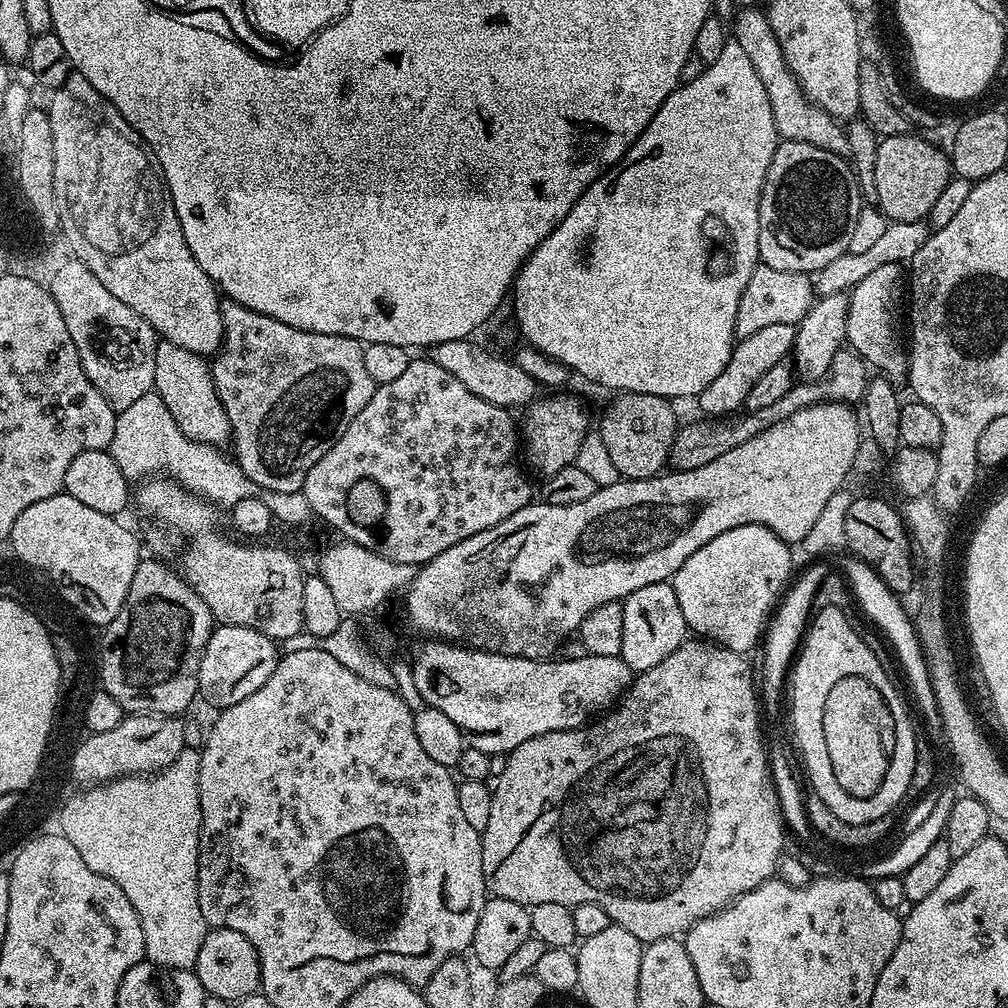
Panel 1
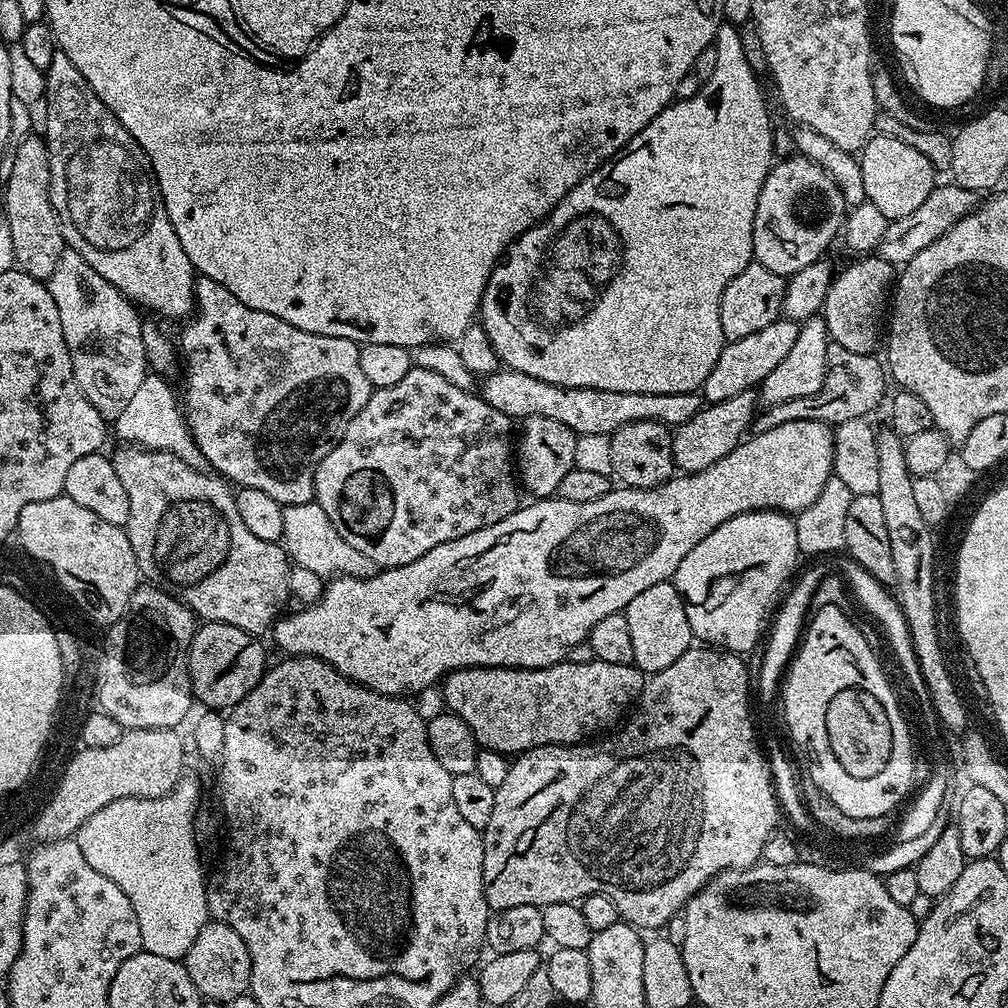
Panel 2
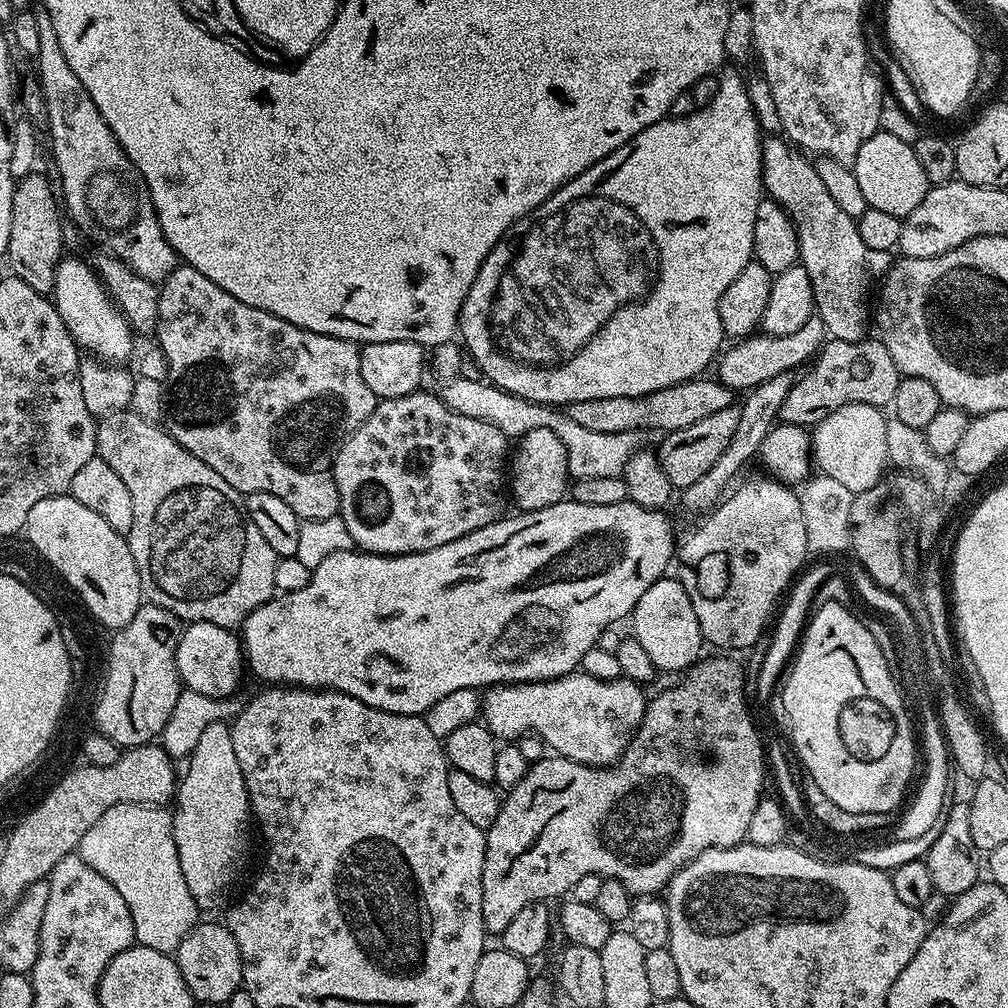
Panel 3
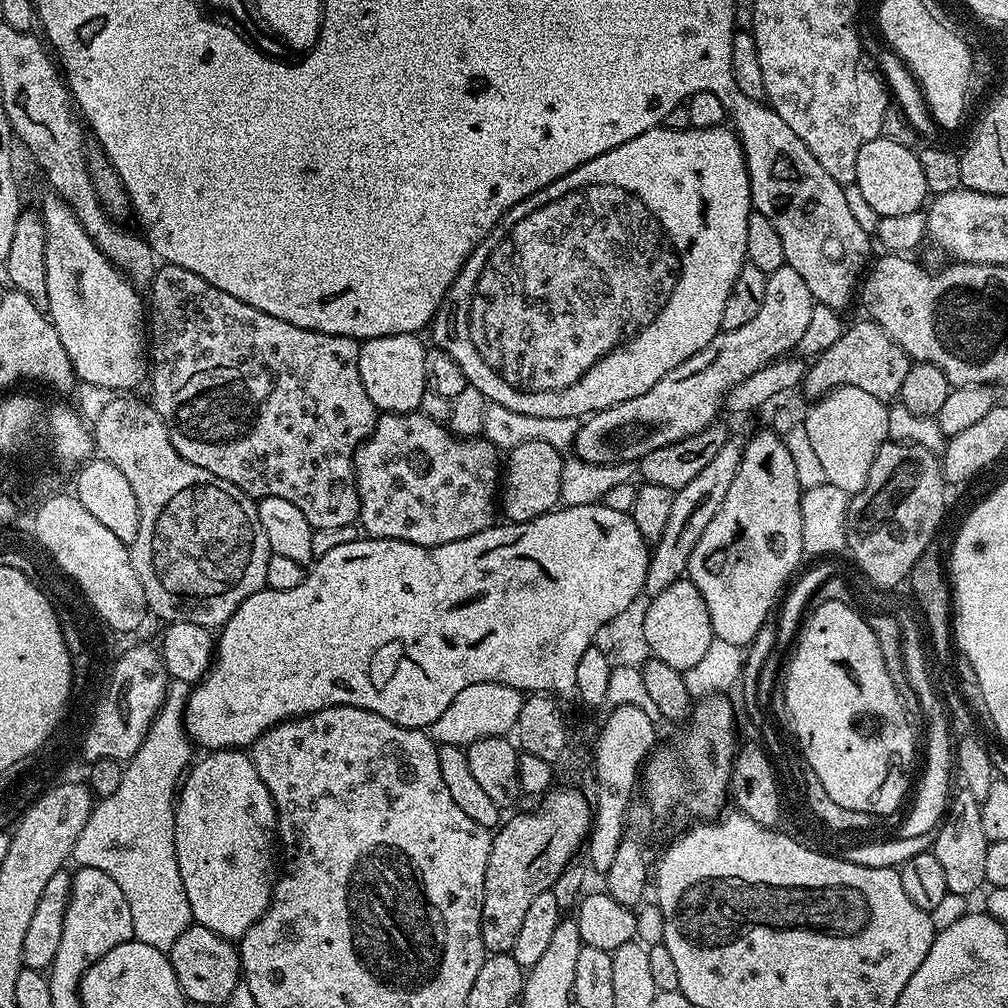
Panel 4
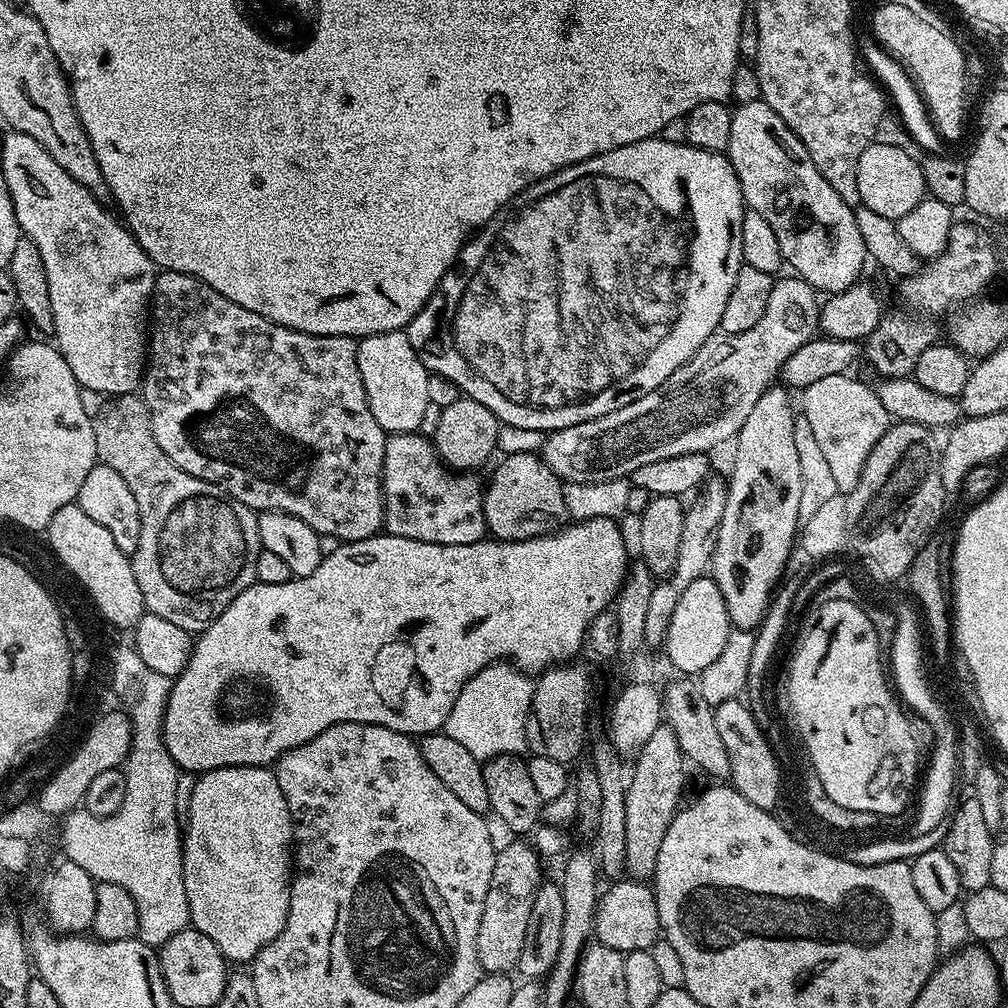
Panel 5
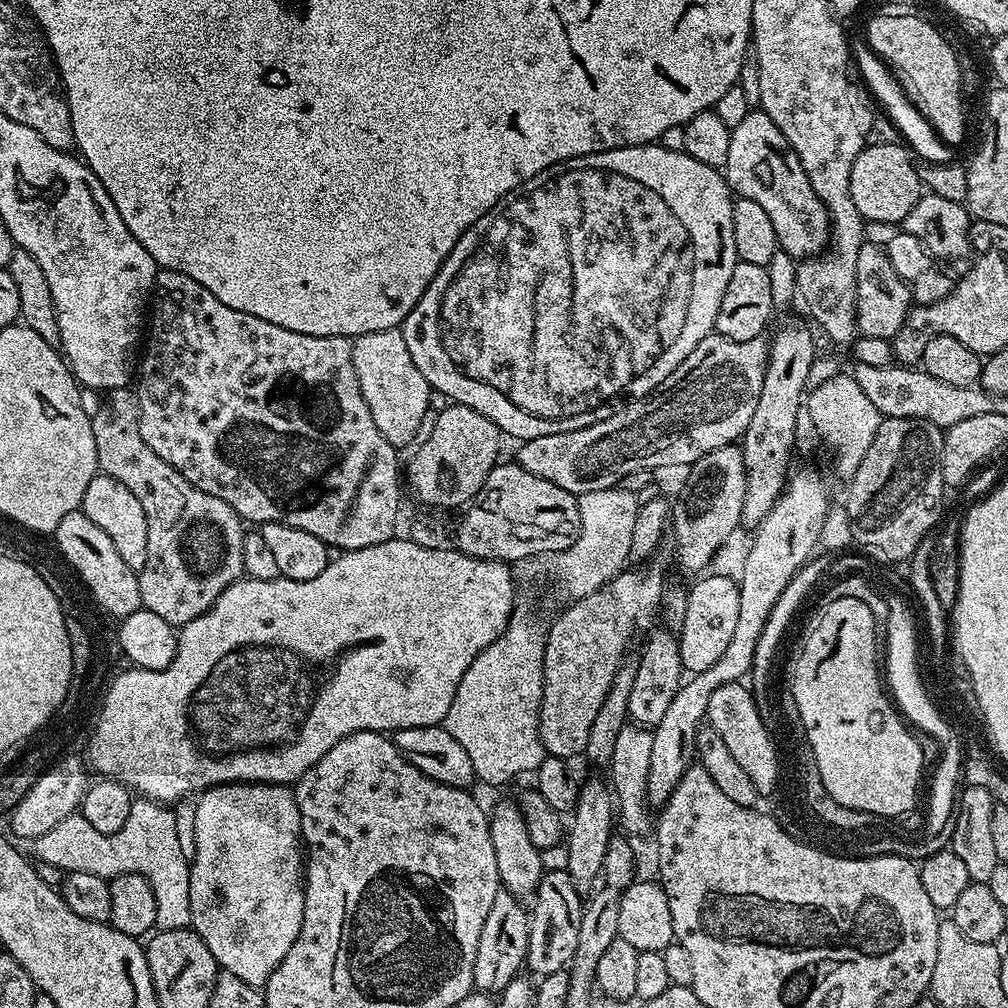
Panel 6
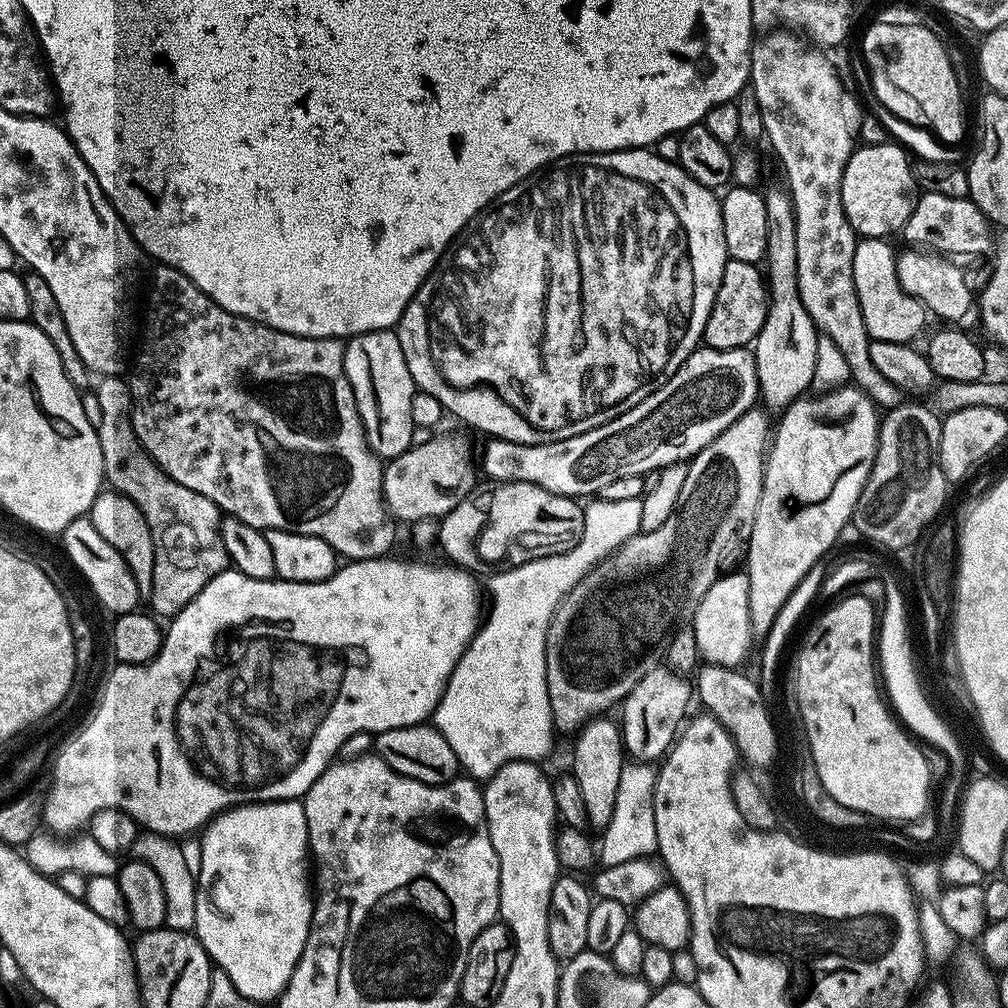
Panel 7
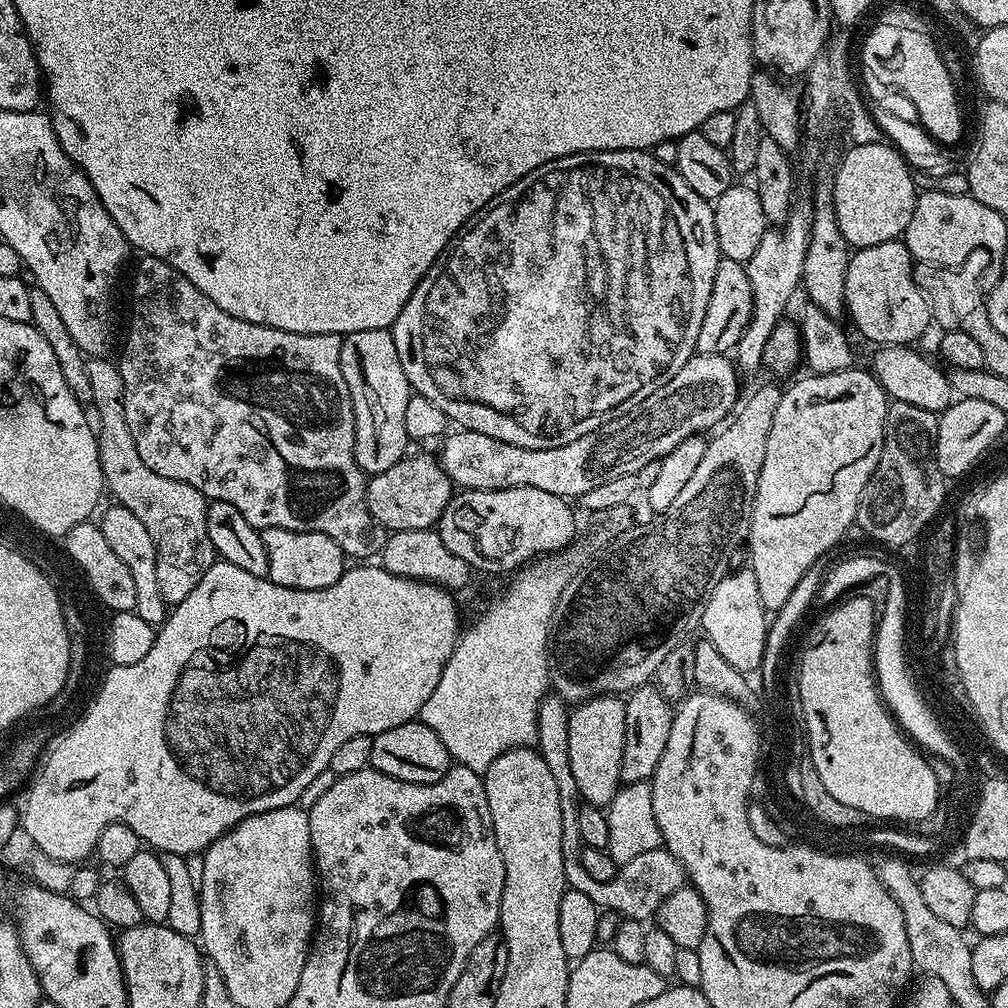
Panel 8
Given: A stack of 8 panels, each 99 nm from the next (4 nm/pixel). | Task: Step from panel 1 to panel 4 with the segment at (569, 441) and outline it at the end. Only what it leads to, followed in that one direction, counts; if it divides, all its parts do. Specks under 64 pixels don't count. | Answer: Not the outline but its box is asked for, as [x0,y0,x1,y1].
[502,442,564,524]

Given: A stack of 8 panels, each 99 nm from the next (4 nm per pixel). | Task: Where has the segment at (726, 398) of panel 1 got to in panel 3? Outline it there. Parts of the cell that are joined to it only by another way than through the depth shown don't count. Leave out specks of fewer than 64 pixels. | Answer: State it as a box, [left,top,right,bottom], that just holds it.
[715,314,825,394]

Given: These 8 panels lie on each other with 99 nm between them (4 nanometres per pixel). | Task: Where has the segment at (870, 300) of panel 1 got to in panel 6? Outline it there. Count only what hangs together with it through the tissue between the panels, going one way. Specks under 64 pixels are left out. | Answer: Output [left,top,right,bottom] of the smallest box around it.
[730,110,832,258]

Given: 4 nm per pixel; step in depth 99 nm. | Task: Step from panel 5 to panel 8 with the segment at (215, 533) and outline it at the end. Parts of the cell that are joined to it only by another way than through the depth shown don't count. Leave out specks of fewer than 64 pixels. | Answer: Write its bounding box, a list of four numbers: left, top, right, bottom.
[88,358,218,606]

